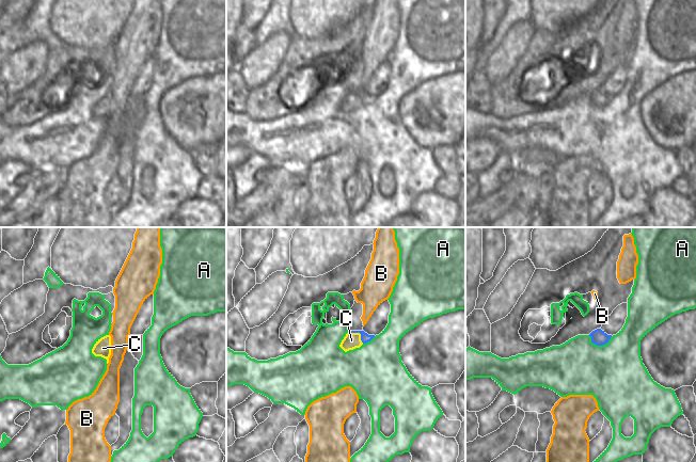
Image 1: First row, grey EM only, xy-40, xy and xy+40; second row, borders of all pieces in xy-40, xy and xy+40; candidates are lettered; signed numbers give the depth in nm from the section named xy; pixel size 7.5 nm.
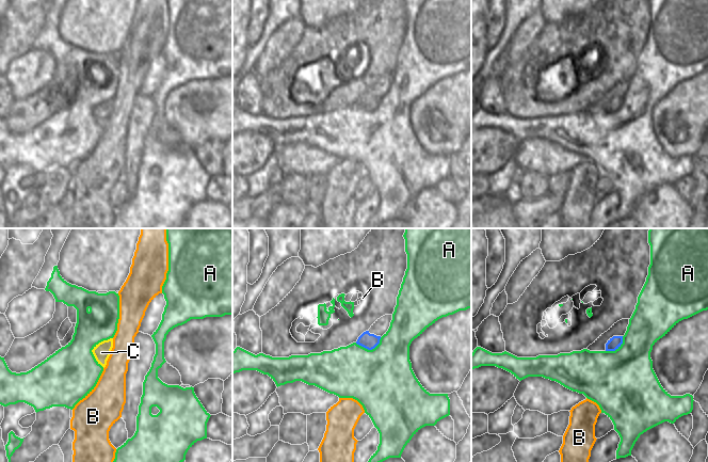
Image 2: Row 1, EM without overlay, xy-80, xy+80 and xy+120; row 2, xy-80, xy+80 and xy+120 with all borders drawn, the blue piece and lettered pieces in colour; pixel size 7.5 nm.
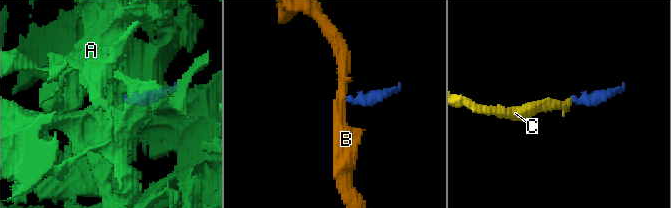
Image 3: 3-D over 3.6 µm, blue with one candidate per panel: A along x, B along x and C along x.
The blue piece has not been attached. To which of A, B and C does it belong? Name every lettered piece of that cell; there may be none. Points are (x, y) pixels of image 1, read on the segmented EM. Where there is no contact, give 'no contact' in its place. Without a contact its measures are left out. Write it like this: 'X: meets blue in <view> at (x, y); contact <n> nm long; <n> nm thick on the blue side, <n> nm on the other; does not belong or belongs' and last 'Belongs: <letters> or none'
A: meets blue in xy+40 at (599, 345); contact 180 nm long; 110 nm thick on the blue side, 460 nm on the other; does not belong
B: no contact; does not belong
C: meets blue in xy at (360, 333); contact 140 nm long; 70 nm thick on the blue side, 120 nm on the other; belongs
Belongs: C

